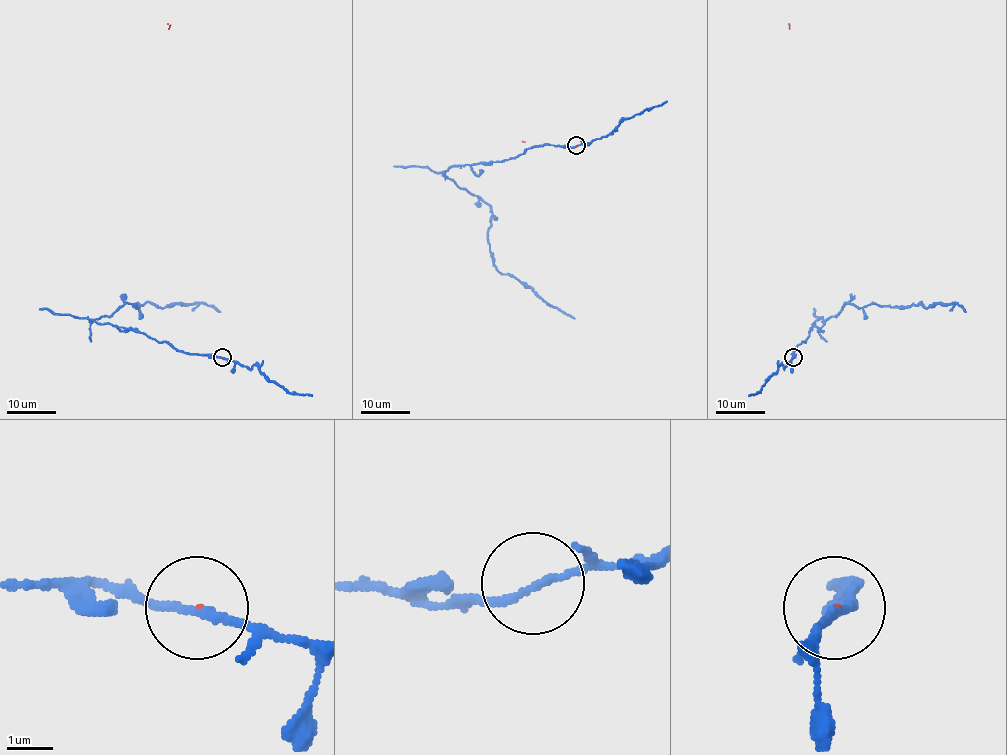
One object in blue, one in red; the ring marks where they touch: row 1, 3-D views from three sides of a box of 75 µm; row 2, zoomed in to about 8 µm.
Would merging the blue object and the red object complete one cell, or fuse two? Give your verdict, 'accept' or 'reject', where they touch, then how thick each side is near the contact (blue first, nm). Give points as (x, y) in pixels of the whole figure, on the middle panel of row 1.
reject; place (576, 145); calibres 170 and 60 nm

